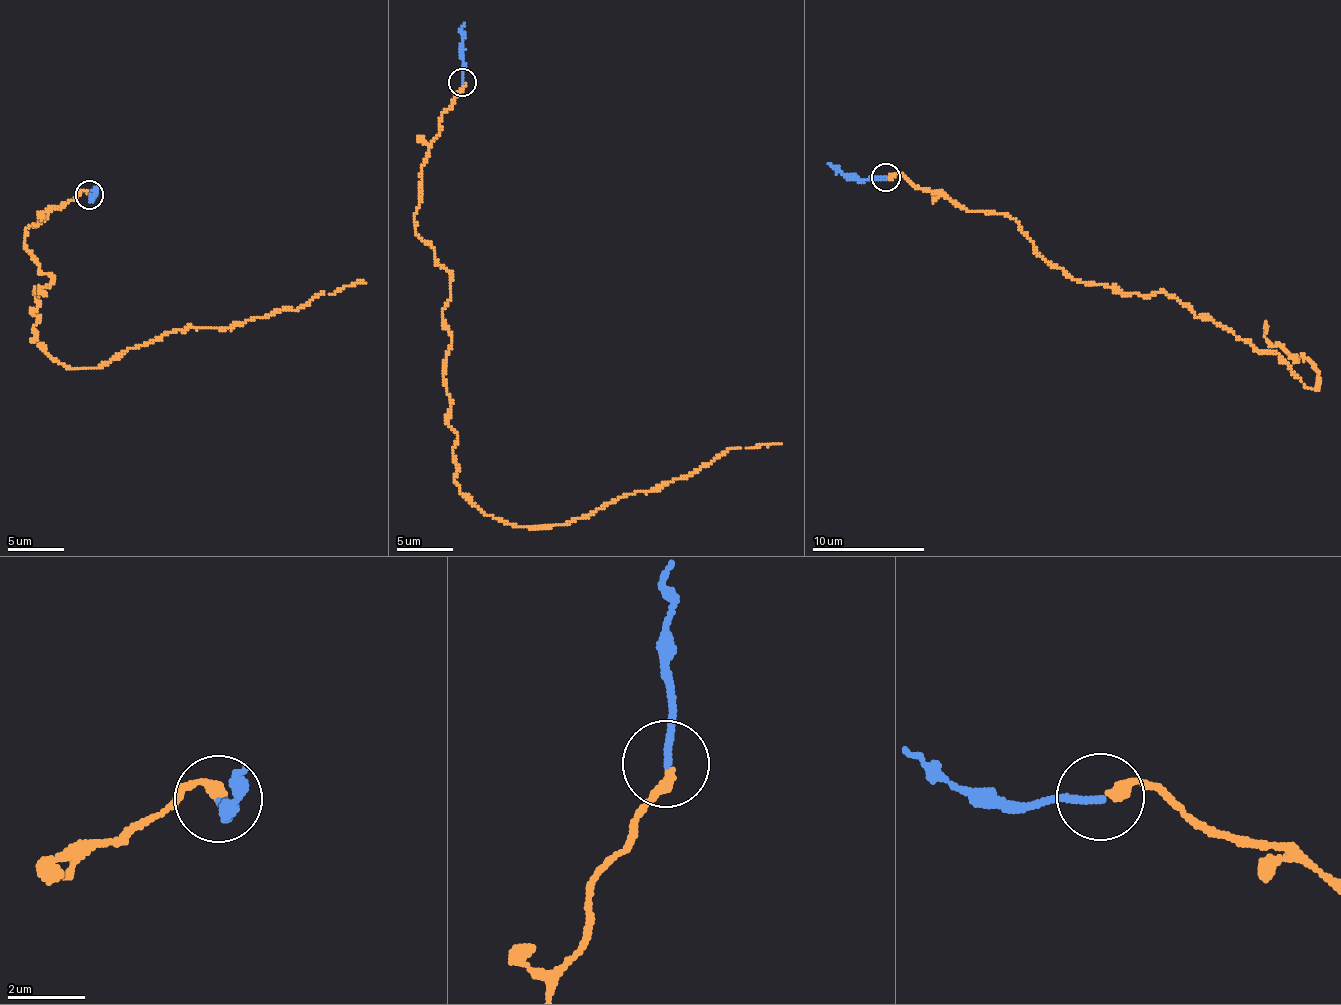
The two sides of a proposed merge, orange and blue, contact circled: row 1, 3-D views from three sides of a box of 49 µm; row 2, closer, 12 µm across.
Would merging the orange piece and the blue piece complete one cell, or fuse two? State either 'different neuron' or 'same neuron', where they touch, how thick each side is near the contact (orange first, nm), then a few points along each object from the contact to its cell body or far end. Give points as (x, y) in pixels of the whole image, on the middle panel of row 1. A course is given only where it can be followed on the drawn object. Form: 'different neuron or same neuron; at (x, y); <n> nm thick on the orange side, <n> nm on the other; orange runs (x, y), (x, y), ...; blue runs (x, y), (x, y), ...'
same neuron; at (462, 82); 300 nm thick on the orange side, 180 nm on the other; orange runs (463, 83), (421, 164), (414, 219), (450, 277), (454, 482), (501, 521), (567, 524), (729, 448), (781, 443); blue runs (463, 83), (464, 23)

